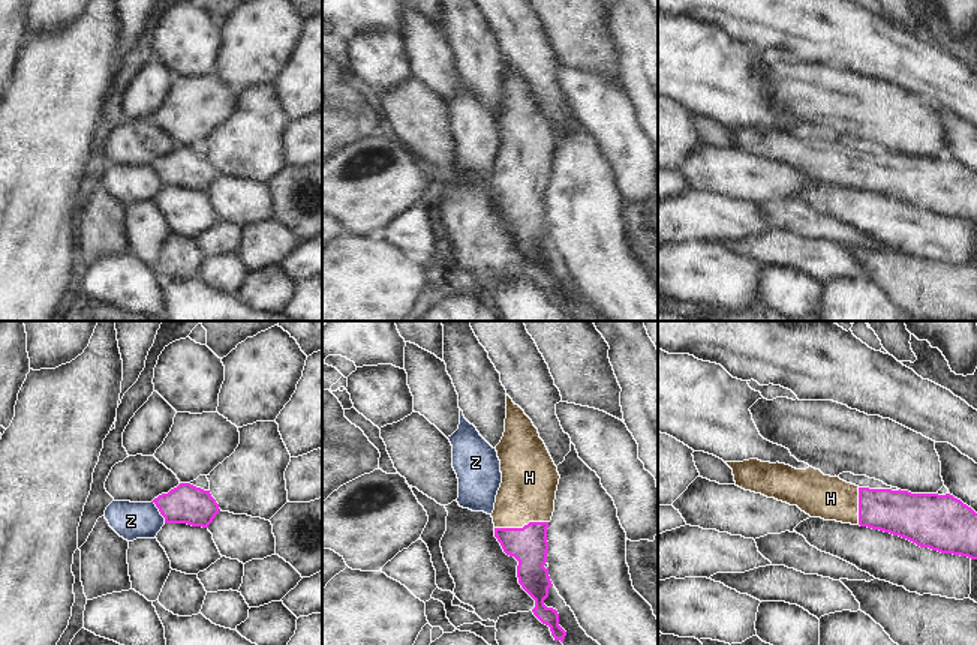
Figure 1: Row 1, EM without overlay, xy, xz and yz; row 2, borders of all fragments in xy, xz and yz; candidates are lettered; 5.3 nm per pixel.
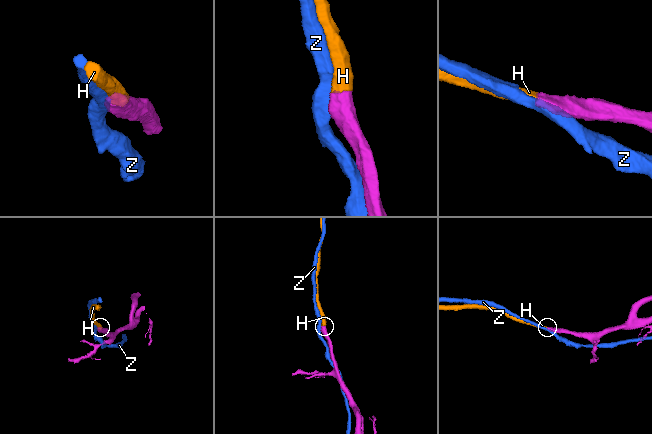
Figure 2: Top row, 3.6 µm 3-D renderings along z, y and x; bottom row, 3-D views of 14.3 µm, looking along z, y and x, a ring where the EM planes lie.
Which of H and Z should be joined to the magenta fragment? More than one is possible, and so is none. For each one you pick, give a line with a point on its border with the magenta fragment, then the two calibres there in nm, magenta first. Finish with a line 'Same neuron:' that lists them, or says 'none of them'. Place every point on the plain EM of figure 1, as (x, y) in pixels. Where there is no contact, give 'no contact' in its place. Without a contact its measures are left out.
H: meets magenta in xz at (520, 192); 200 nm thick on the magenta side, 300 nm on the other
Same neuron: H

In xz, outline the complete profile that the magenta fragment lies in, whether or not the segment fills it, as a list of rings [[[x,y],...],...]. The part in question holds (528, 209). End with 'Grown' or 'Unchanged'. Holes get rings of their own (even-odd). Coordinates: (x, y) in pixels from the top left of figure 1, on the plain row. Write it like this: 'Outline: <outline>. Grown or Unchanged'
Outline: [[[508,58],[505,96],[496,116],[502,147],[491,177],[494,201],[518,225],[518,248],[535,264],[533,279],[563,308],[566,296],[559,290],[559,278],[544,268],[553,249],[544,231],[547,192],[560,140],[538,93]]]. Grown.

